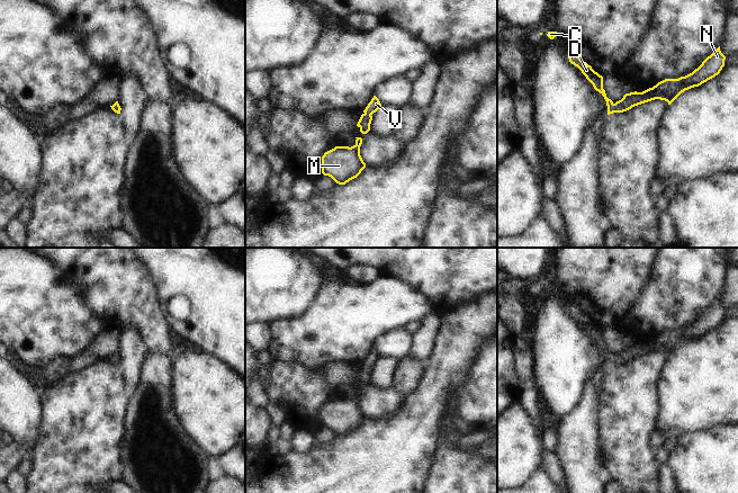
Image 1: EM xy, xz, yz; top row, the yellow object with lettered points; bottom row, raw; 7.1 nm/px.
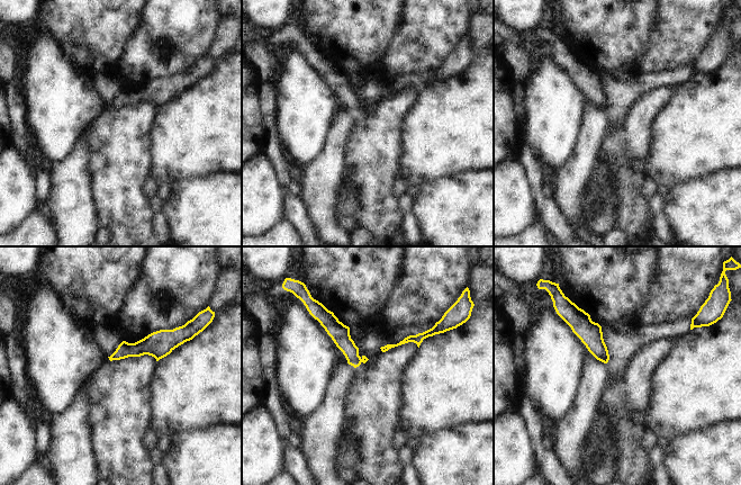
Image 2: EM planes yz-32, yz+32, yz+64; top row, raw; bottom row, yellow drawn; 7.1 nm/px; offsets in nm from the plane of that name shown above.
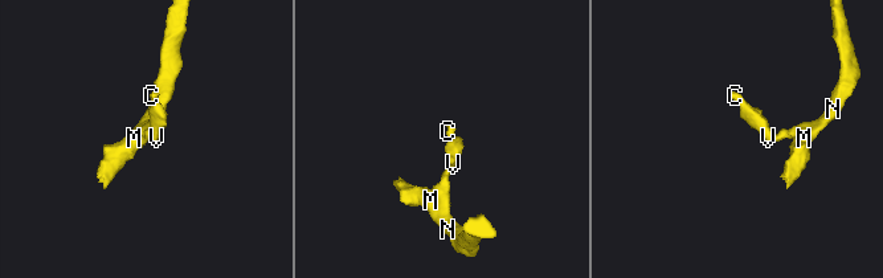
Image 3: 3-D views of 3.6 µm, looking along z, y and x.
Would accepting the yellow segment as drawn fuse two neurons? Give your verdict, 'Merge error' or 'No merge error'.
No merge error

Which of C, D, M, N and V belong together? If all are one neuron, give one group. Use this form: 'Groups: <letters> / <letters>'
Groups: C D M N V

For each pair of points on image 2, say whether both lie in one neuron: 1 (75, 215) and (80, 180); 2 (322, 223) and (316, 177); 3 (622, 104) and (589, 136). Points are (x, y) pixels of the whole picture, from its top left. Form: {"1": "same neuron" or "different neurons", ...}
{"1": "same neuron", "2": "same neuron", "3": "different neurons"}

